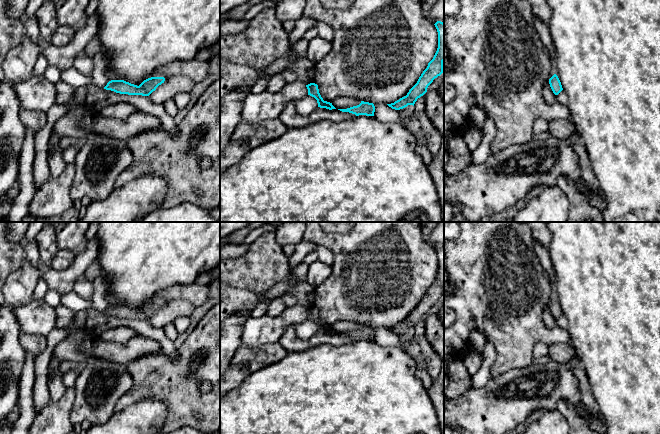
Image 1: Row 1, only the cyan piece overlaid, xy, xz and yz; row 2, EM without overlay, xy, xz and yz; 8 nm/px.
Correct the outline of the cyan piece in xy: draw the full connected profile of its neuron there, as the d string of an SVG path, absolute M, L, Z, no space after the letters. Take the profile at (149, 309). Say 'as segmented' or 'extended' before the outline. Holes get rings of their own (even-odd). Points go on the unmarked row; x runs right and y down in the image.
as segmented; M151 301L137 310L124 304L111 304L104 313L120 318L149 320L159 309L164 307L164 305L164 301Z

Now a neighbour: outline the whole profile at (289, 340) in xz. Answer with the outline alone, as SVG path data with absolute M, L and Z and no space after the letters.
M294 325L286 327L278 343L286 349L288 353L310 348L307 340L303 340L296 335Z

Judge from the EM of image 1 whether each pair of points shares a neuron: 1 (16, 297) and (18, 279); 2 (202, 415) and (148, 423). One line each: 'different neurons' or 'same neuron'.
1: same neuron
2: different neurons

